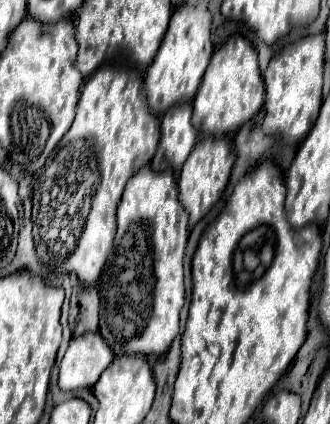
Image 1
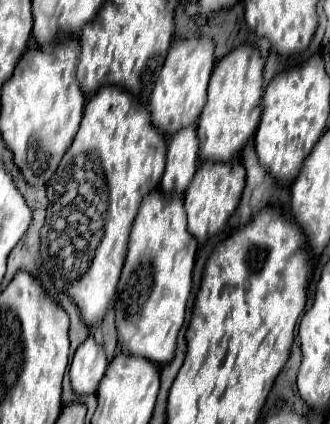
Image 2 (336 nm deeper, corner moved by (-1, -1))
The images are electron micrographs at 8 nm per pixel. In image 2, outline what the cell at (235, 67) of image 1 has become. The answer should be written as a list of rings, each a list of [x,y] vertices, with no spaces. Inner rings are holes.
[[[239,45],[225,55],[213,69],[207,103],[197,121],[199,157],[207,161],[227,161],[241,153],[247,139],[255,133],[261,119],[261,97],[263,97],[263,59],[251,45]],[[261,67],[261,79],[259,79]],[[261,81],[261,83],[259,83]]]

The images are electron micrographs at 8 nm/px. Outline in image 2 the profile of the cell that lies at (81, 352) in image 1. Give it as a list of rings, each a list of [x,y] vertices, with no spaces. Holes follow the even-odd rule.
[[[89,335],[87,341],[77,347],[73,361],[69,365],[69,377],[71,377],[73,391],[79,395],[95,393],[107,365],[109,361],[105,357],[103,345],[97,345],[95,339]]]

